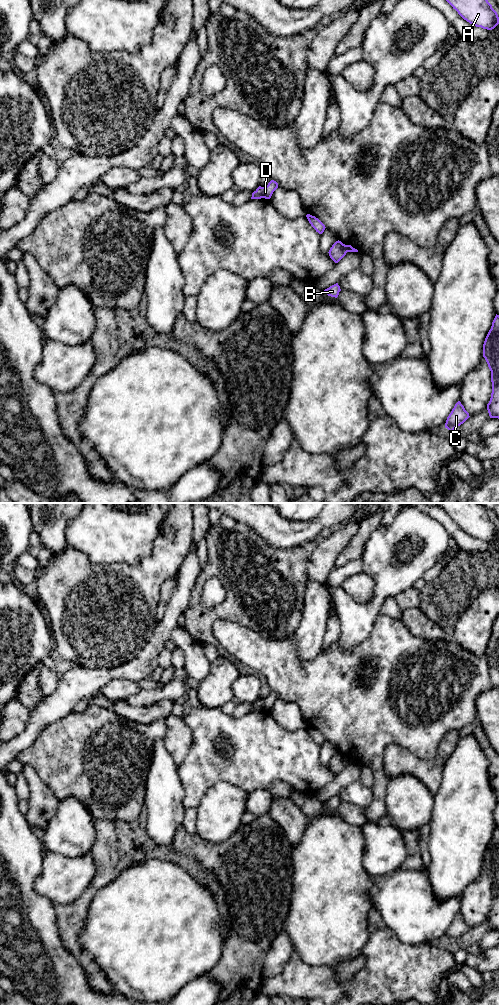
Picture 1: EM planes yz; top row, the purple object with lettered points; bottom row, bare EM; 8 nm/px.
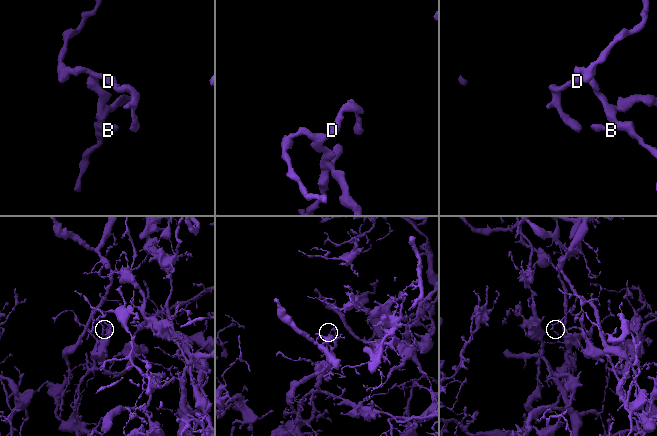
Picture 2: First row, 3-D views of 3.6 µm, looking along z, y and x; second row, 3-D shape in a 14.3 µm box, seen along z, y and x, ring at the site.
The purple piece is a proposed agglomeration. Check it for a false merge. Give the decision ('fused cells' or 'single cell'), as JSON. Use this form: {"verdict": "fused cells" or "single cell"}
{"verdict": "fused cells"}

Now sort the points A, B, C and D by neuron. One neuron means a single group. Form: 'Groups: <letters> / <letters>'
Groups: A B D / C

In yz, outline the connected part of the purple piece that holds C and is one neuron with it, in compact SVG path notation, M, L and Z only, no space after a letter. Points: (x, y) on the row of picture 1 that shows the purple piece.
M458 401L447 417L445 428L452 434L454 429L463 424L469 417L469 413L465 410L461 402Z

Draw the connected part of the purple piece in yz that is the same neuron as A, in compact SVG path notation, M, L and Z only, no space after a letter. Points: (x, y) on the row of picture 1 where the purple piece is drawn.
M446 0L458 14L476 27L492 30L499 24L497 12L488 0Z

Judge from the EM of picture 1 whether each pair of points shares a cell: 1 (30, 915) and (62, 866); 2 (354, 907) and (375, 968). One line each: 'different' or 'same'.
1: different
2: different

